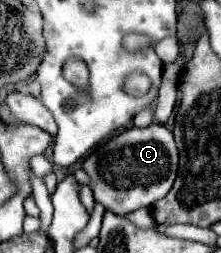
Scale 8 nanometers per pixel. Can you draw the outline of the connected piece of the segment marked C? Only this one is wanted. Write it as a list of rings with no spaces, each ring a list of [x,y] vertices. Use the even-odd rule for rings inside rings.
[[[153,122],[147,128],[129,128],[95,148],[83,160],[81,168],[89,174],[89,186],[95,202],[103,204],[105,210],[125,214],[137,208],[147,208],[163,198],[175,182],[177,162],[179,154],[173,134],[163,124]]]

